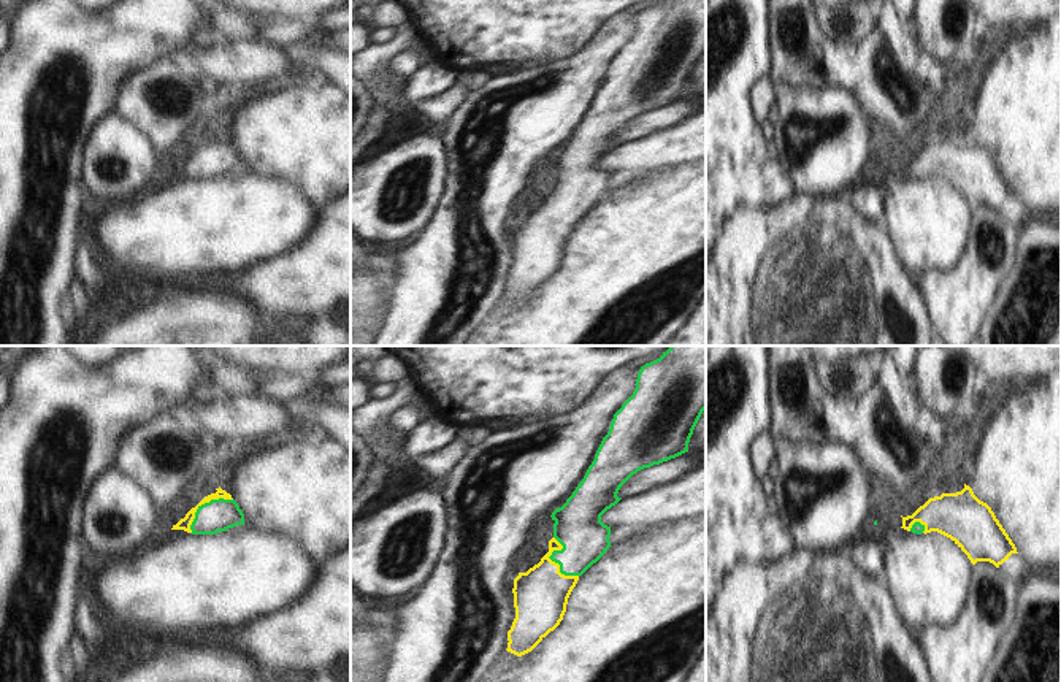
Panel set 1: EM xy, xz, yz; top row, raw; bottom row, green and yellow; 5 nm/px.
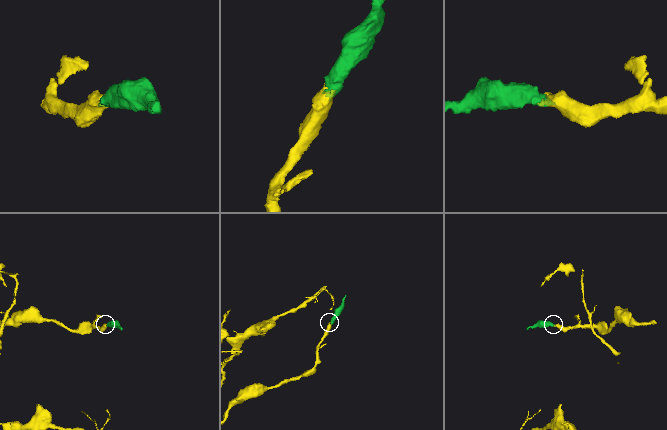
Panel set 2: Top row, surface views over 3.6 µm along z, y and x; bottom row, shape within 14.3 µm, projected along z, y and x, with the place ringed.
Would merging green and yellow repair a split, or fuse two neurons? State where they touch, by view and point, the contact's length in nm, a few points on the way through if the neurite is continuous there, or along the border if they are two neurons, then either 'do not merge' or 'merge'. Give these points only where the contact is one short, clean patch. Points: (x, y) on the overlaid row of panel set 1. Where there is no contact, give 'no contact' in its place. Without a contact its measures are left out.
contact xz (554, 560); length 240 nm; way xz (578, 527), (578, 536), (554, 560), (554, 578), (541, 593); merge

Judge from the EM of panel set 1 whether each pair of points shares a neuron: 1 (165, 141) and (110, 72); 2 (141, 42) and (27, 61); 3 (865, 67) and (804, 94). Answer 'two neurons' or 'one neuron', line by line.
1: two neurons
2: one neuron
3: two neurons

